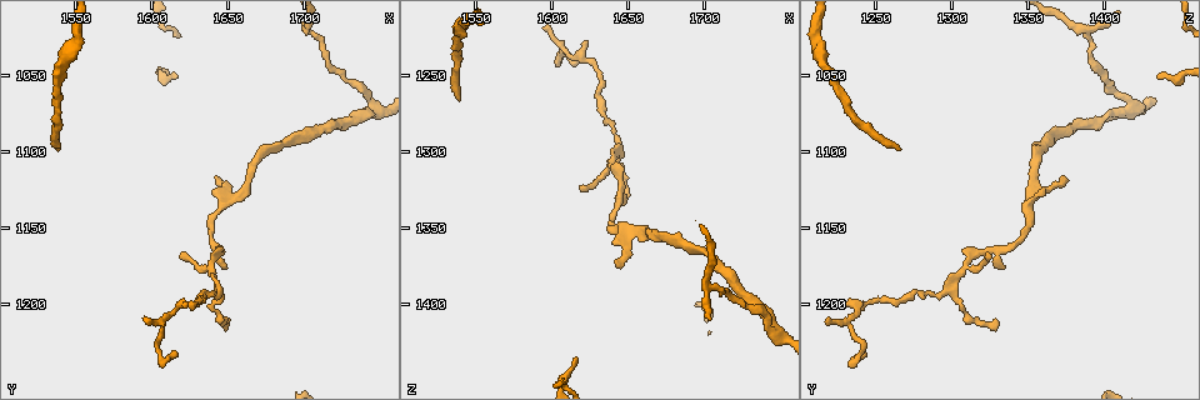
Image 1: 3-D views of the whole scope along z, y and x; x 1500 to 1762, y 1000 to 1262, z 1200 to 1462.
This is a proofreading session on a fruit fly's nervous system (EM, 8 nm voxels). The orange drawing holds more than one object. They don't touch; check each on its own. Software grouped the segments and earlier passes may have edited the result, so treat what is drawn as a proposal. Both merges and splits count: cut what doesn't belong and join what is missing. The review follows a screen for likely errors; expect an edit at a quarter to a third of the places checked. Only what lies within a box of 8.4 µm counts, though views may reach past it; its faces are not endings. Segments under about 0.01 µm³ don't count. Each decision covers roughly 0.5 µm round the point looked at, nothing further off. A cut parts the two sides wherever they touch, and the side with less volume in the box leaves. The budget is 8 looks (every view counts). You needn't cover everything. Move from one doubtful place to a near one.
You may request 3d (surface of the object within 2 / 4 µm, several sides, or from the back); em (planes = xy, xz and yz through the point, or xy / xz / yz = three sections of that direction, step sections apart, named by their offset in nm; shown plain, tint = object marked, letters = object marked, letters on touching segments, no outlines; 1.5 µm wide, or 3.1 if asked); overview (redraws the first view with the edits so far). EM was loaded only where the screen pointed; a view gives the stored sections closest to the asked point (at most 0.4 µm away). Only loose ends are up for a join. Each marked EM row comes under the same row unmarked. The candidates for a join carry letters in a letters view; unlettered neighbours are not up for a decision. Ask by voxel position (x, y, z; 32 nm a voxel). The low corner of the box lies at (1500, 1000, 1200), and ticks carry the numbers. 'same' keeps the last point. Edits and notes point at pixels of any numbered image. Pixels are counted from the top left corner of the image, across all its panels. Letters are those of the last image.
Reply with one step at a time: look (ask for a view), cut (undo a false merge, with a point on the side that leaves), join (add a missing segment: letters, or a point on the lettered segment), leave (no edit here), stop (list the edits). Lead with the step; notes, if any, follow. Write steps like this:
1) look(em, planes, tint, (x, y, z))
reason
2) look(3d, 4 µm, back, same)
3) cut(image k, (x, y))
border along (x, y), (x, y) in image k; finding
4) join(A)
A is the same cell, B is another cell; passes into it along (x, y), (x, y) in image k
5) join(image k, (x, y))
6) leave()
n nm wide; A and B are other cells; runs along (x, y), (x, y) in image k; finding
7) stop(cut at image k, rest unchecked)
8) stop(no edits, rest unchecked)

look(em, xz, step 8, tint, (1592, 1210, 1218))
tapers out

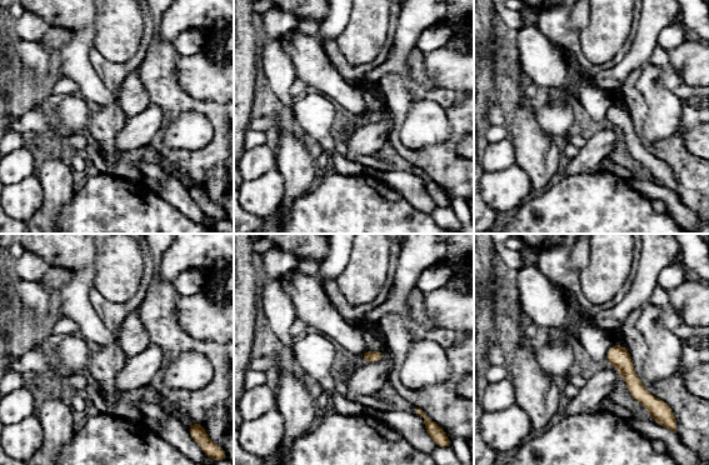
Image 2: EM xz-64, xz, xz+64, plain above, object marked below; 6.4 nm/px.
look(em, xy, step 8, letters, same)
another direction

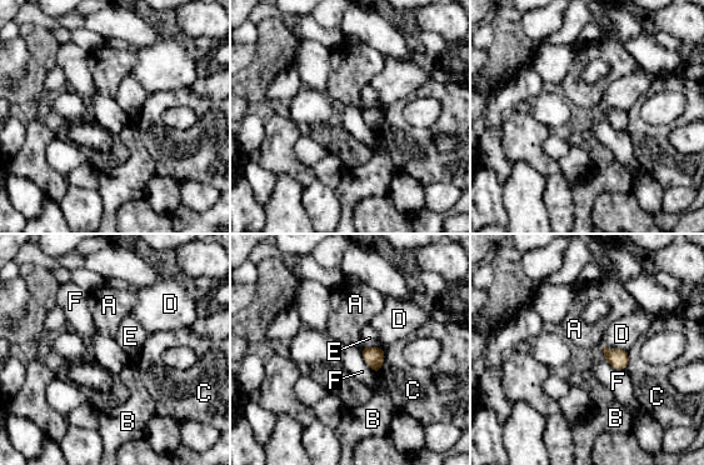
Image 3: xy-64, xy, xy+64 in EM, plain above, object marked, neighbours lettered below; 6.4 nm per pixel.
leave()
100 nm wide; A, B, C, D, E and F are other cells; border along (360, 348), (364, 361), (377, 373) in image 3; no lettered segment goes on from it

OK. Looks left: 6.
look(3d, 4 µm, (1540, 1096, 1266))
tapers out

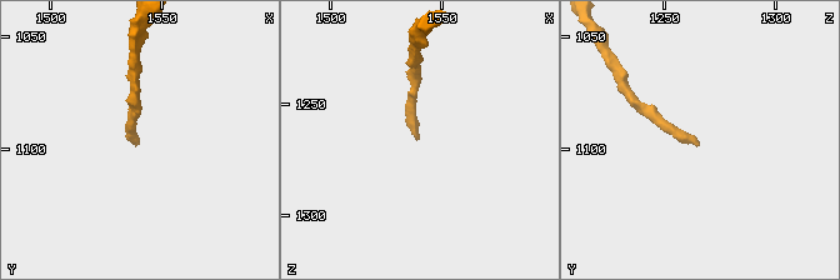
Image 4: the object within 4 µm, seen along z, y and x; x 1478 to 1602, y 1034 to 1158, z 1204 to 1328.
look(em, xz, step 4, tint, (1538, 1099, 1265))
now the EM

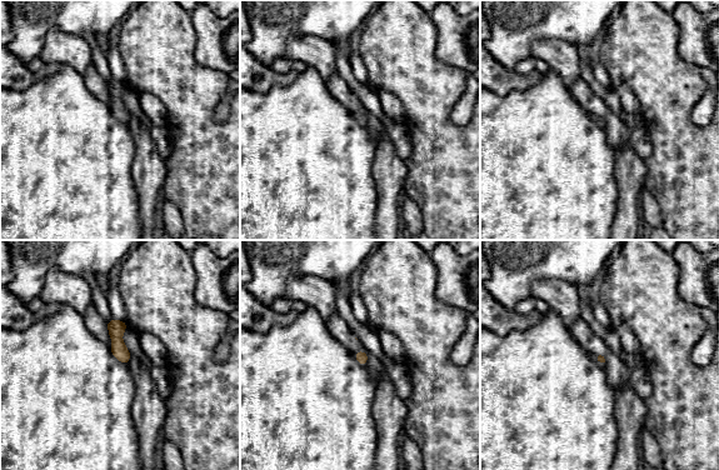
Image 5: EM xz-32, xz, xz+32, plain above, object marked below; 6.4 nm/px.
look(em, xz, step 4, letters, same)
see the neighbours

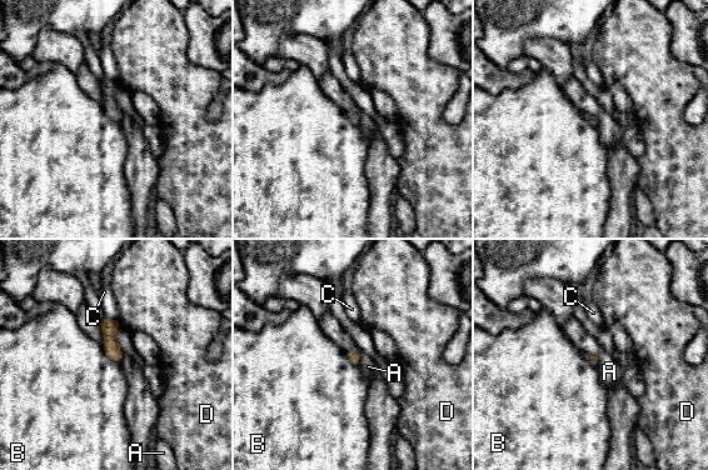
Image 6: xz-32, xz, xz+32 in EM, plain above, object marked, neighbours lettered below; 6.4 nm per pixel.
leave()
A, B, C and D are other cells; border along (101, 345), (103, 350), (119, 364) in image 6; none of them fits

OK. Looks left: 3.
look(em, xy, step 4, letters, (1650, 1210, 1330))
an open end

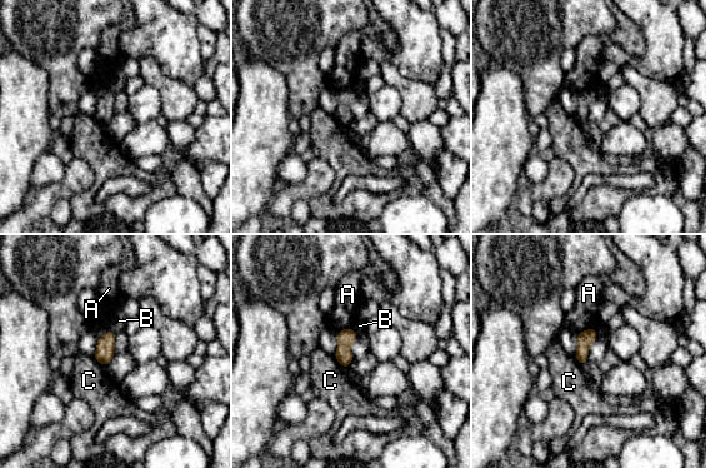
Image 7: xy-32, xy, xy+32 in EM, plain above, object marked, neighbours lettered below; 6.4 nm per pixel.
leave()
A, B and C are other cells; no lettered segment goes on from it

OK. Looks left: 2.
stop(no edits, rest unchecked)

